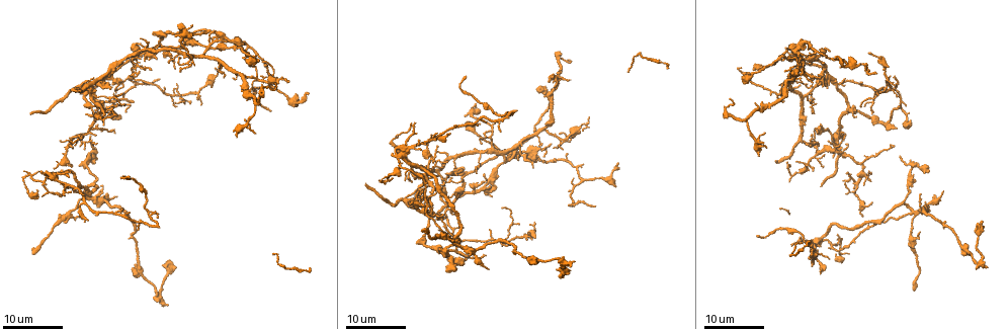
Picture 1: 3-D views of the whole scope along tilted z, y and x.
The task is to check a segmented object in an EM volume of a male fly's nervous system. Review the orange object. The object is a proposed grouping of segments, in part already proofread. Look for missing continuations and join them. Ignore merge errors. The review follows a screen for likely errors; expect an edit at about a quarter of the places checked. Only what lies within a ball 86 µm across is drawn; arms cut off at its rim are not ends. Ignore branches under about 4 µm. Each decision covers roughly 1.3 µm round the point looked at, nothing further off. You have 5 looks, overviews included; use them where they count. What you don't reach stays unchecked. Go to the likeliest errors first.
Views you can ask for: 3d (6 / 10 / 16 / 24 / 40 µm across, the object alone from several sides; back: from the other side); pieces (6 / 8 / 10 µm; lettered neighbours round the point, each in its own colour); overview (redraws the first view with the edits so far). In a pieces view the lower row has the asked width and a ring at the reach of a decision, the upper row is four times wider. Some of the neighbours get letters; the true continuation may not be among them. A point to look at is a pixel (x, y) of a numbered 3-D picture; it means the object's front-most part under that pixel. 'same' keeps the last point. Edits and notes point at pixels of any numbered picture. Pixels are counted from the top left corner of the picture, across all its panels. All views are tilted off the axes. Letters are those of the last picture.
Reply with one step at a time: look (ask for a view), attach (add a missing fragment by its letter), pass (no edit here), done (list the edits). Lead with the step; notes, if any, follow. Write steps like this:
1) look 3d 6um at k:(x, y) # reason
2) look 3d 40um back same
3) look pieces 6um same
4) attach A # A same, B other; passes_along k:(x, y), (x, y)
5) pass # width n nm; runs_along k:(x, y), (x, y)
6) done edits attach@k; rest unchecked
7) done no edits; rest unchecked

look 3d 16um at 1:(468, 256) # branch stops here

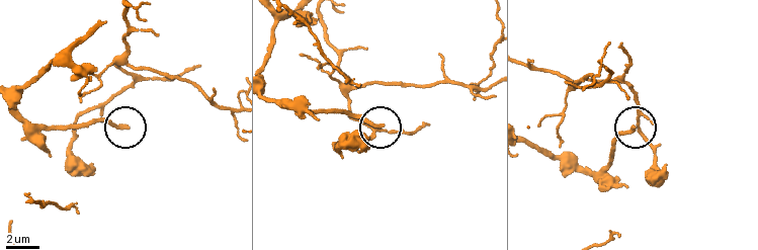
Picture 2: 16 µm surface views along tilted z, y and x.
look pieces 8um at 2:(382, 125)

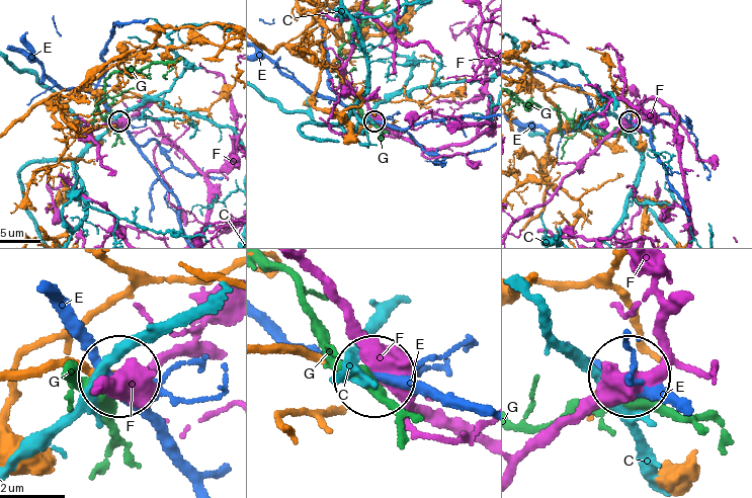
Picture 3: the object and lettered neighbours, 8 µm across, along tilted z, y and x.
pass # C other, E other, F other, G other; no lettered fragment goes on from it

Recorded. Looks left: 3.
look 3d 24um at 1:(458, 242) # tapers out

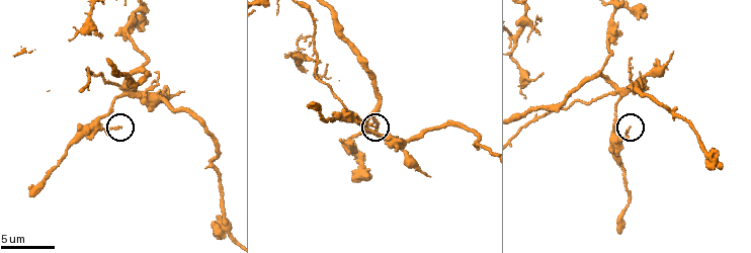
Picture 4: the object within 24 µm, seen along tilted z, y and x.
look pieces 10um at 4:(629, 126)

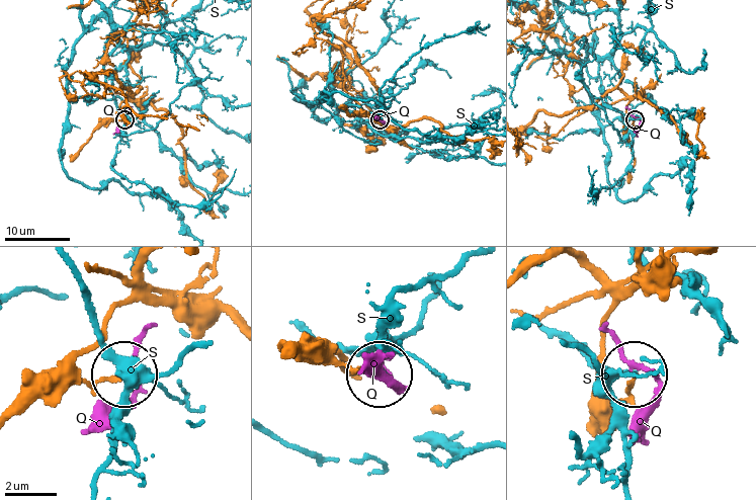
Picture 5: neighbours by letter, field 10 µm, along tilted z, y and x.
pass # Q other, S other; none of them fits

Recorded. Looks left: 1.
look pieces 6um at 4:(621, 231) # free end

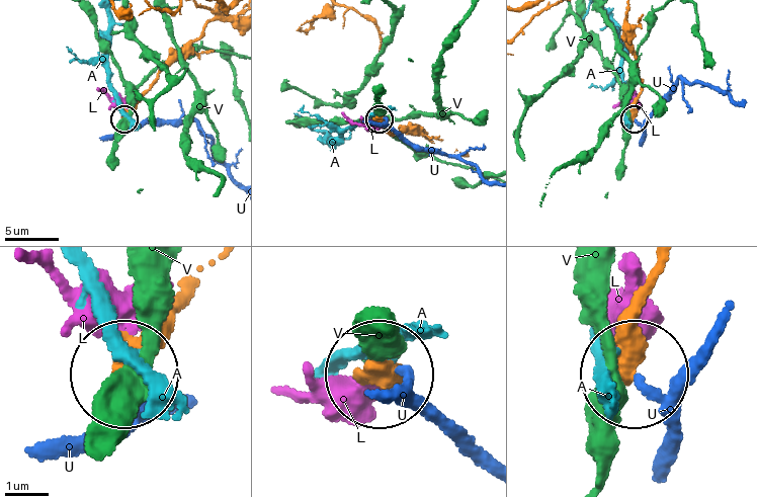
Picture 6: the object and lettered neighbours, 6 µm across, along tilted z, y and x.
pass # width 410 nm; A other, L other, U other, V other; runs_along 6:(659, 268), (629, 369); no lettered fragment goes on from it

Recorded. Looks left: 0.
done no edits; rest unchecked

